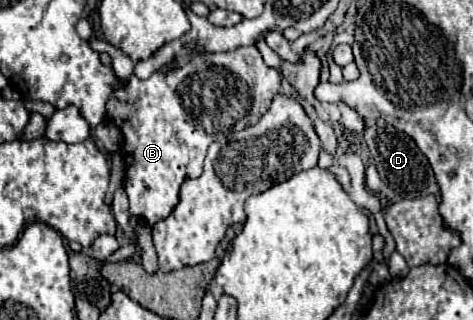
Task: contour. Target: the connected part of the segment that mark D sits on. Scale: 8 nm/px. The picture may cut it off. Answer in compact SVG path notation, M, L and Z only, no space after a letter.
M369 125L365 129L365 139L369 145L369 151L373 155L375 167L381 175L381 181L391 187L397 195L405 197L405 199L413 199L413 197L421 197L421 195L439 195L439 185L433 177L433 169L429 165L429 161L425 159L425 155L419 151L419 147L415 145L415 141L393 129L393 125Z

